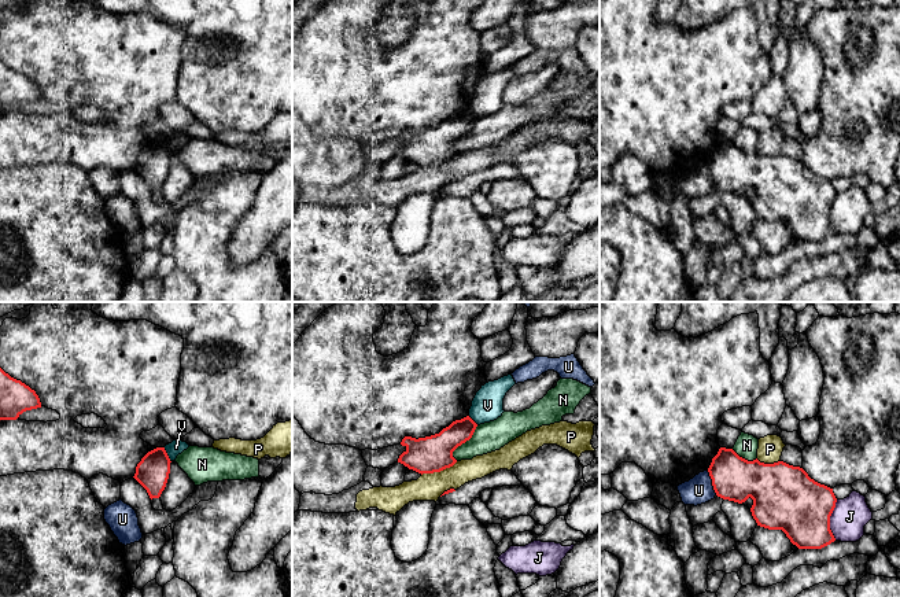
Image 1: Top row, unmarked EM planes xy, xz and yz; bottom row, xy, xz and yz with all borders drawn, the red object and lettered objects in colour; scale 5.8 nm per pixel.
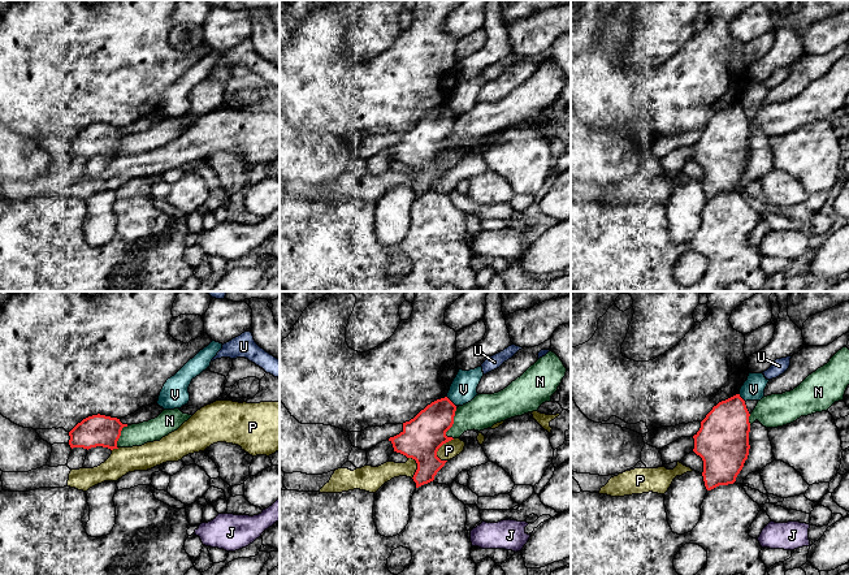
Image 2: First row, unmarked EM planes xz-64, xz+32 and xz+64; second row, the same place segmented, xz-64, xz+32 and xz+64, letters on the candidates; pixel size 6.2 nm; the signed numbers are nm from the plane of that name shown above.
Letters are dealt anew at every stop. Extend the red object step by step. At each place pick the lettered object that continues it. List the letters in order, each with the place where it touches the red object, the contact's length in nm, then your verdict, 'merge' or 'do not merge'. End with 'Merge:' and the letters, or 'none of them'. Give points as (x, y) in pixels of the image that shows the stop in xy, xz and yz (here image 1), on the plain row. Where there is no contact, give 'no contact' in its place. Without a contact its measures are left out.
J: yz (829, 213) | 240 nm | do not merge
N: xz (463, 135) | 240 nm | do not merge
P: xz (439, 164) | 240 nm | do not merge
U: yz (712, 176) | 160 nm | do not merge
V: xy (166, 147) | 100 nm | do not merge
Merge: none of them

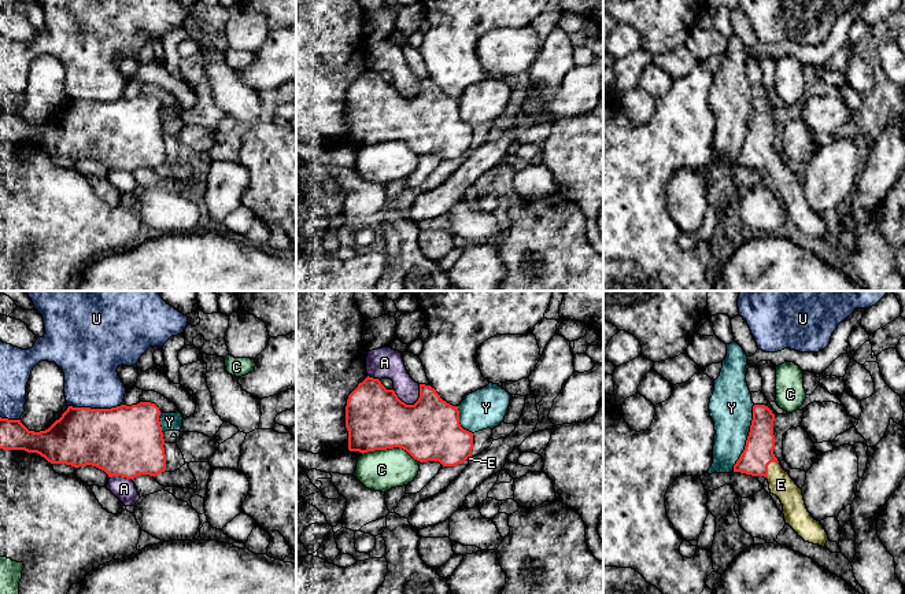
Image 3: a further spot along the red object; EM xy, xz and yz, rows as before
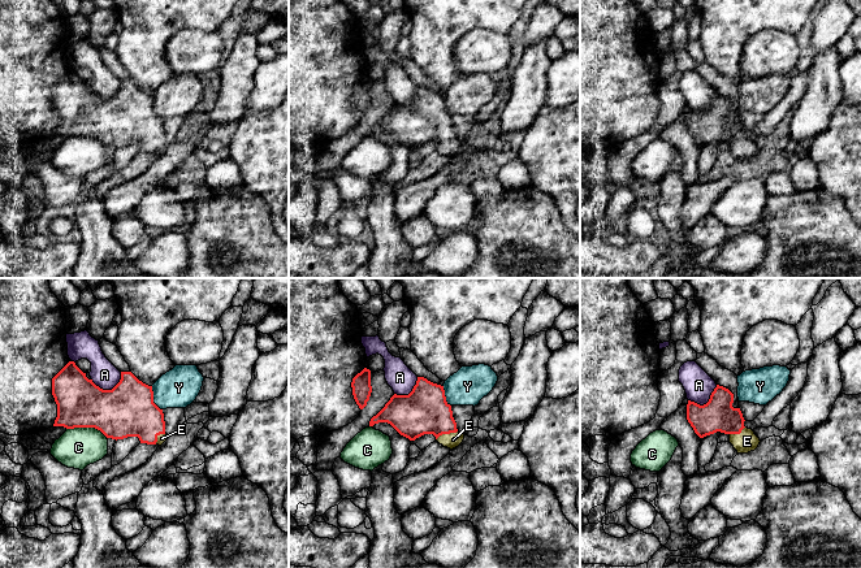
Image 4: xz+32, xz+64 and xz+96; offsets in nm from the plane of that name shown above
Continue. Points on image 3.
A: xz (405, 96) | 170 nm | do not merge
C: xz (391, 140) | 340 nm | do not merge
E: yz (767, 159) | 130 nm | merge
U: xy (95, 102) | 320 nm | do not merge
Y: yz (747, 131) | 420 nm | do not merge
Merge: E

